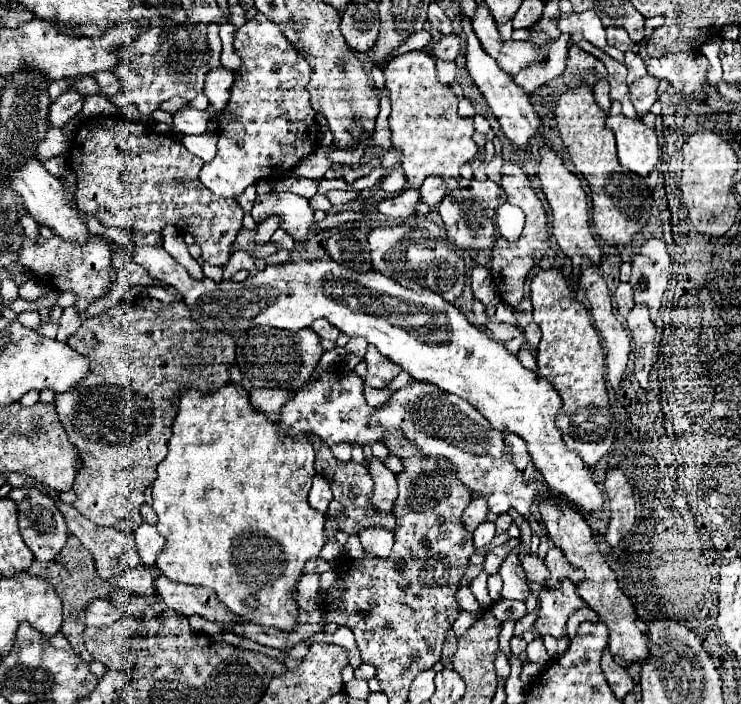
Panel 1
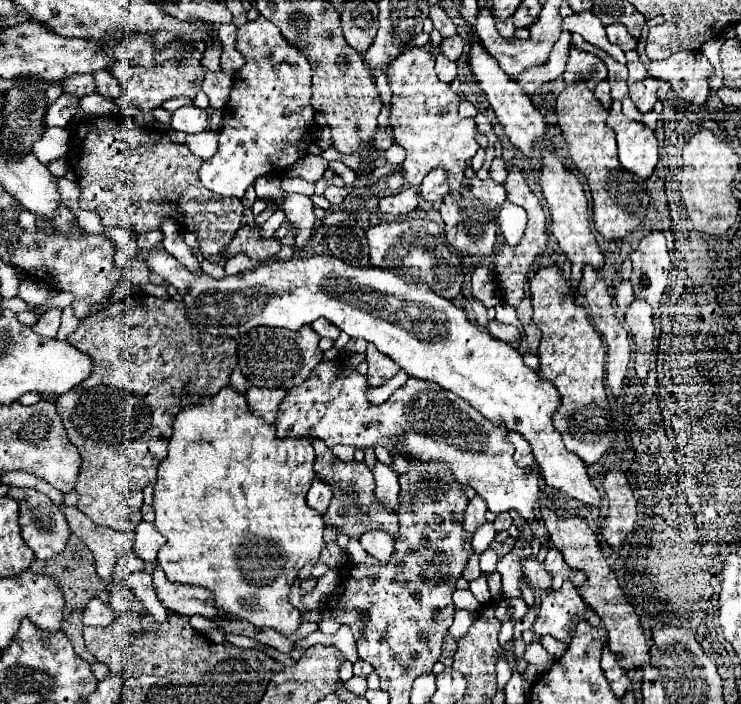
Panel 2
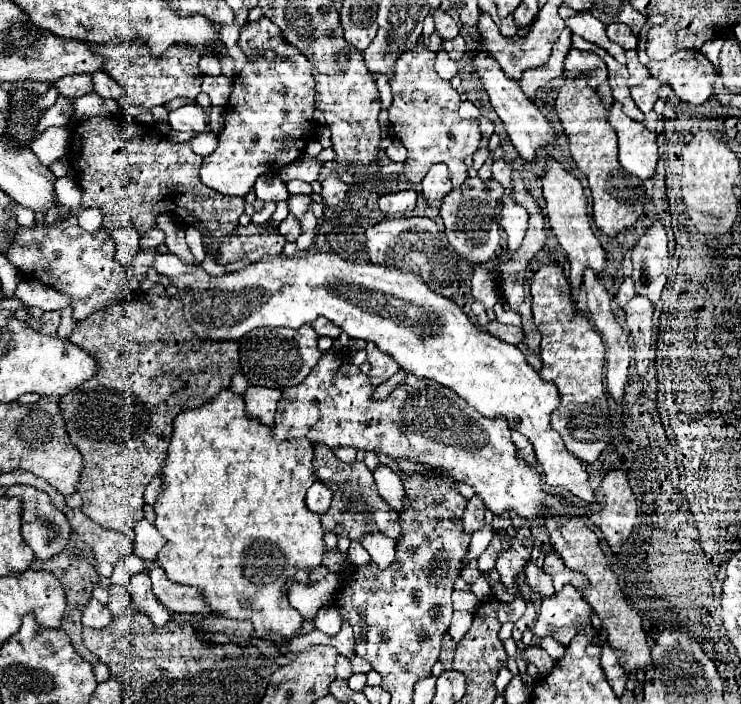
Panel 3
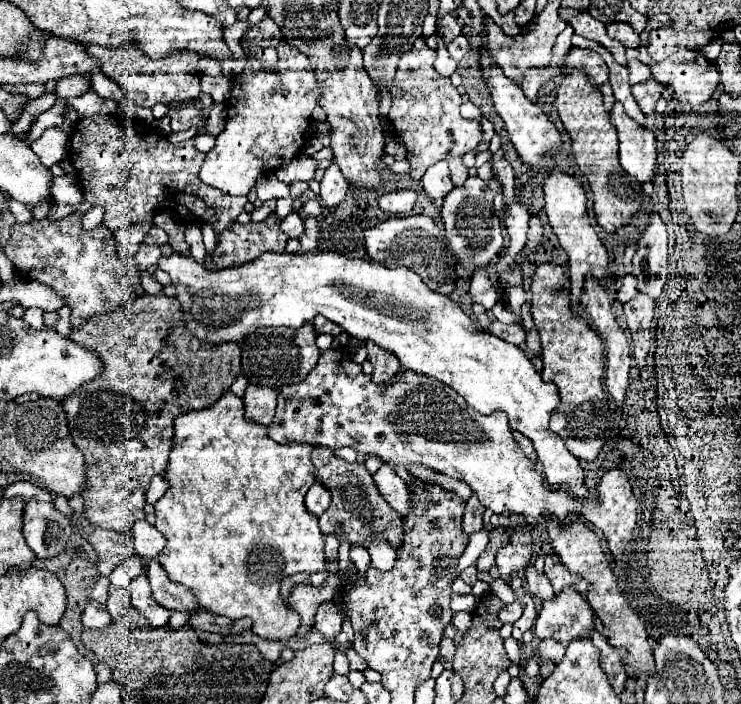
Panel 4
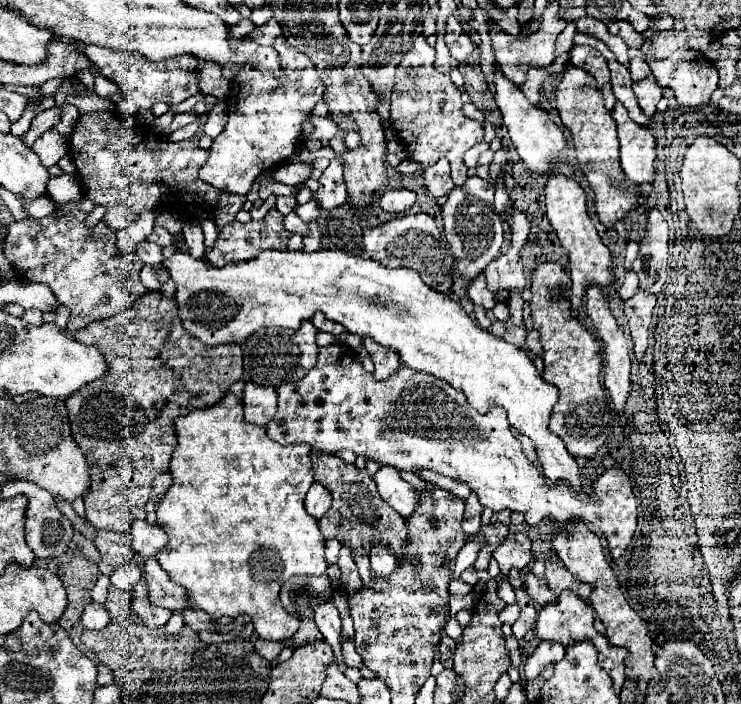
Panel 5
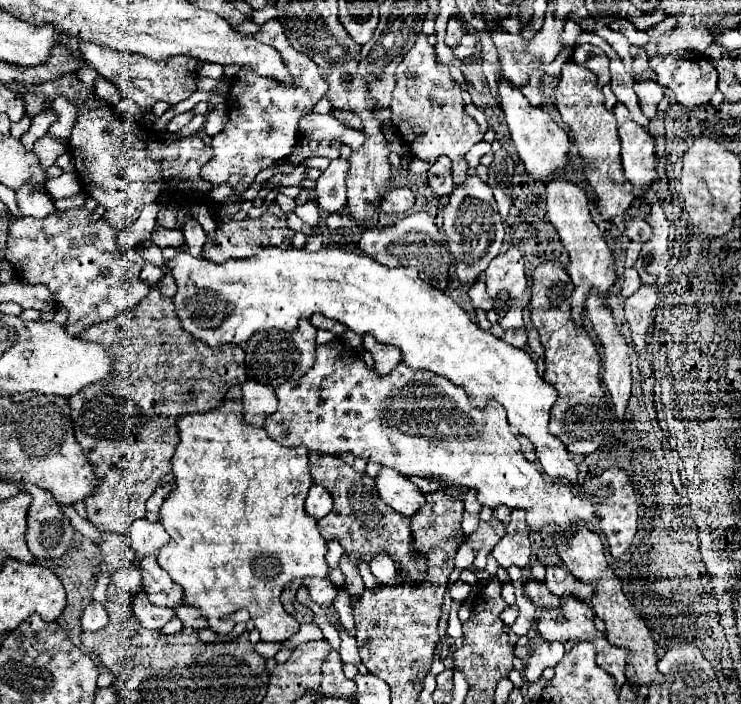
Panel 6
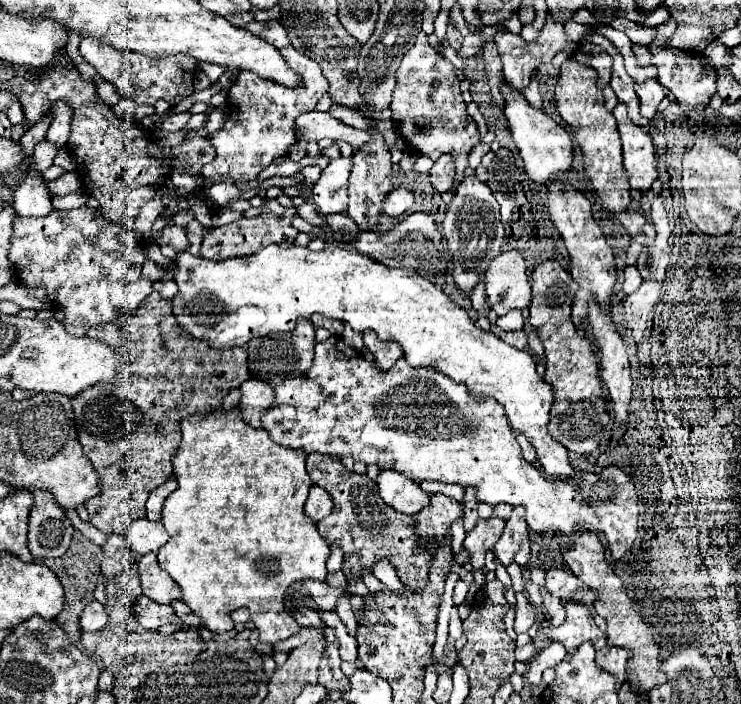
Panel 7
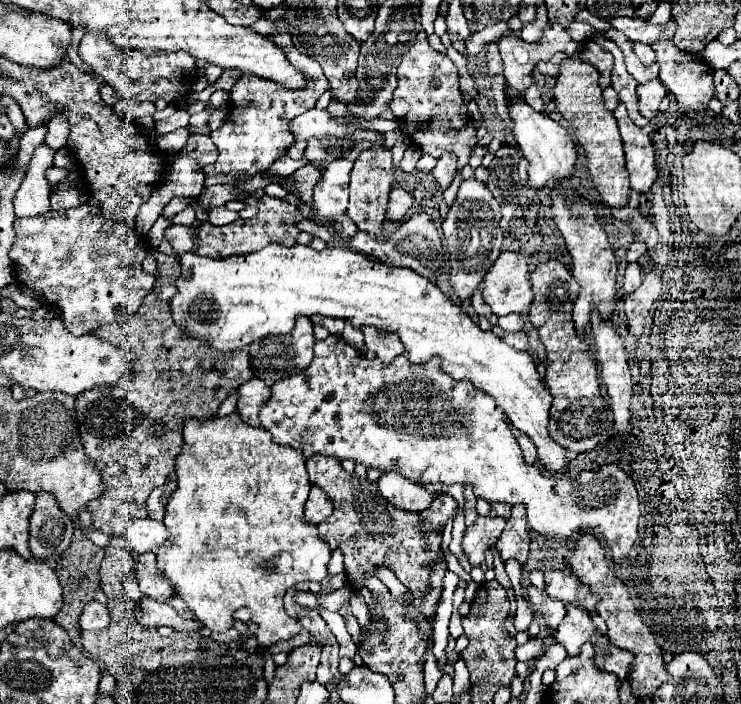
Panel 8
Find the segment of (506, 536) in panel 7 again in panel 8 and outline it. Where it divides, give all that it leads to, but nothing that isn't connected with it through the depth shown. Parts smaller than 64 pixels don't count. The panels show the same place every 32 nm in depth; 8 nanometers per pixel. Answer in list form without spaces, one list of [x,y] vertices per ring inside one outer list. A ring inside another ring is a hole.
[[[514,506],[512,508],[512,516],[506,522],[506,528],[500,536],[500,540],[496,542],[496,550],[500,552],[502,562],[508,560],[518,560],[520,564],[526,564],[528,560],[528,528],[526,528],[526,510],[524,506]]]

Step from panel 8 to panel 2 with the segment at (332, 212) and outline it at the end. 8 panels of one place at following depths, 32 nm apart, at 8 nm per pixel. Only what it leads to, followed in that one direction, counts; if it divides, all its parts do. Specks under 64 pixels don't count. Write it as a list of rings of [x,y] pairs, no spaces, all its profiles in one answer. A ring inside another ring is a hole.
[[[332,186],[332,188],[328,188],[328,190],[324,192],[324,196],[330,200],[330,204],[337,205],[346,200],[348,190],[346,190],[346,188],[336,188],[336,186]]]

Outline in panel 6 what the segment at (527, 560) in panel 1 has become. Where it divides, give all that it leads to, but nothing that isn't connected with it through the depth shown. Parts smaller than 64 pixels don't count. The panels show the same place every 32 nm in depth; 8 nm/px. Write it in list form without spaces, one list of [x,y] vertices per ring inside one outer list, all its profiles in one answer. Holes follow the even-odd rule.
[[[532,576],[526,578],[524,590],[526,590],[528,598],[534,602],[534,606],[538,606],[538,608],[548,608],[548,606],[556,608],[558,602],[560,602],[560,598],[554,596],[554,594],[546,588],[544,582],[536,582]]]

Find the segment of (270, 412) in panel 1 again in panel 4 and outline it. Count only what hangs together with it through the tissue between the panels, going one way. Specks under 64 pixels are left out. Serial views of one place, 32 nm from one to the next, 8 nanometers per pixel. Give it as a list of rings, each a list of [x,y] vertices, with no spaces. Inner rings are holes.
[[[250,384],[246,388],[246,394],[244,394],[246,418],[268,426],[272,422],[272,418],[274,418],[276,400],[278,400],[278,390]]]

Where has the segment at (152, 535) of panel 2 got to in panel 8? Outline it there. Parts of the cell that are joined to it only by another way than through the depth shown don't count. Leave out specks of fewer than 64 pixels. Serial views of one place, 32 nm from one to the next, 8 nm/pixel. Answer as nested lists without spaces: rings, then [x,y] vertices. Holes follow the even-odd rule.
[[[144,518],[132,522],[123,536],[132,554],[138,556],[144,552],[156,552],[162,546],[162,542],[168,538],[168,530],[162,522]]]

